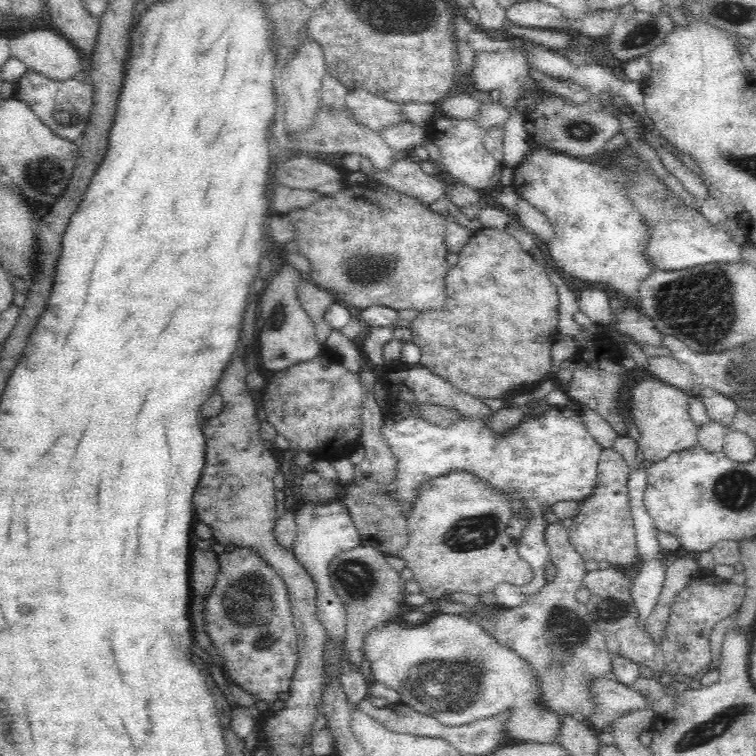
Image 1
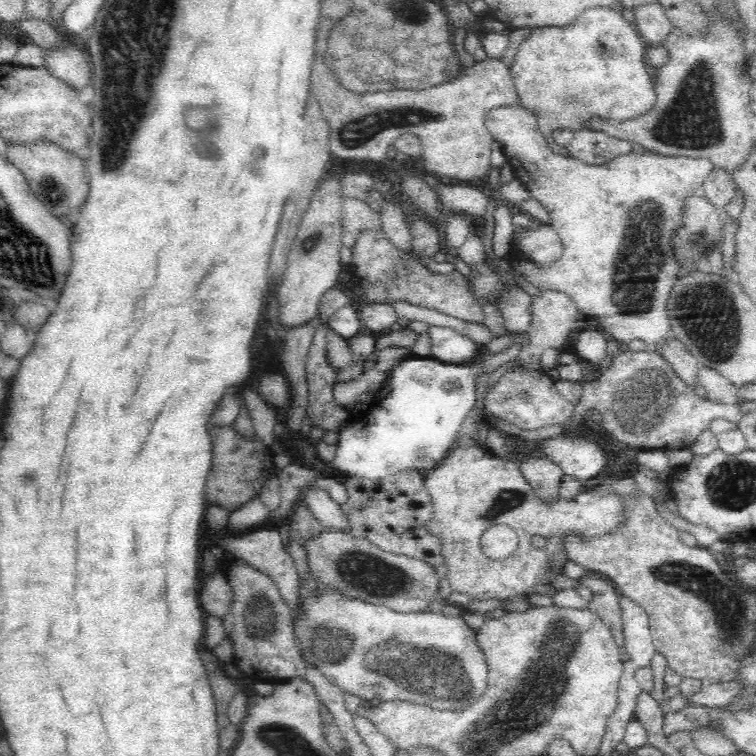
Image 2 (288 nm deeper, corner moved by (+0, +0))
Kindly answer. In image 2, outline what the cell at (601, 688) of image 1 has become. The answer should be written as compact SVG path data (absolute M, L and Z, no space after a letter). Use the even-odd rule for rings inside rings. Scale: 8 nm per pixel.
M722 682L712 686L702 686L694 696L688 698L688 704L700 704L704 708L728 708L734 698L738 698L744 692L742 682Z

